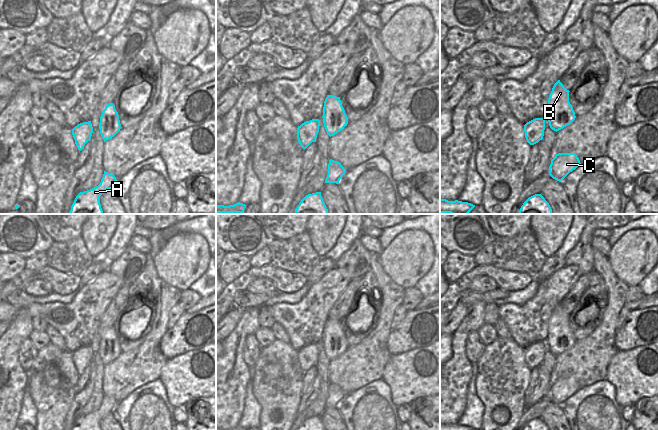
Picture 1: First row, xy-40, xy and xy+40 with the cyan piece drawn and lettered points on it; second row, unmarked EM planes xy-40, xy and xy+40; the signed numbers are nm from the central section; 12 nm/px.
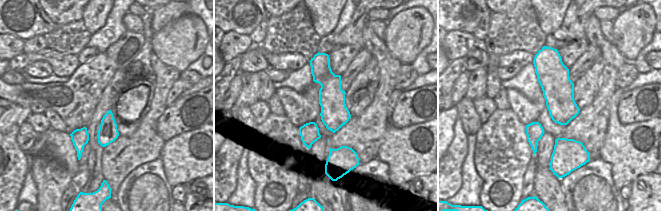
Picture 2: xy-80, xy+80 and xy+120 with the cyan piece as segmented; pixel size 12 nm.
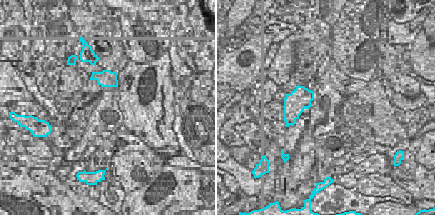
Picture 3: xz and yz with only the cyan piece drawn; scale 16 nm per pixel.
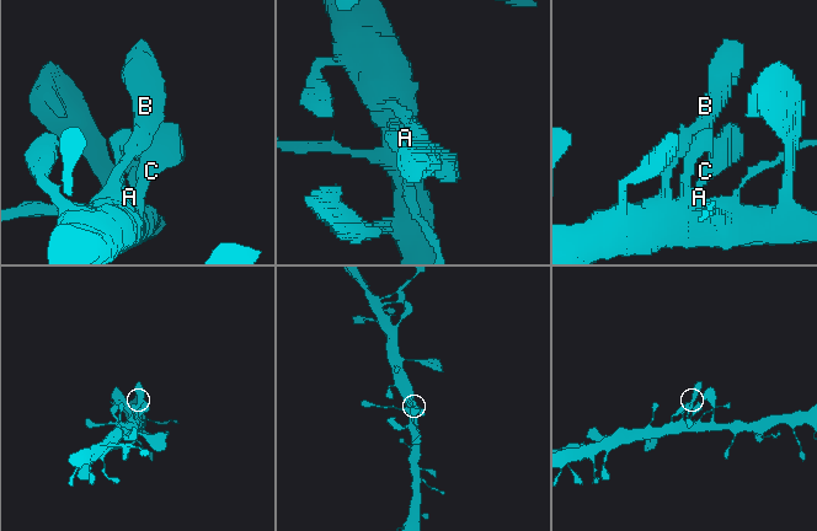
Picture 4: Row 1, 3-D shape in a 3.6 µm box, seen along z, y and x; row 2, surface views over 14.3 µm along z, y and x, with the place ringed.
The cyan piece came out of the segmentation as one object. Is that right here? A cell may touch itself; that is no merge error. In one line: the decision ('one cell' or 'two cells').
one cell

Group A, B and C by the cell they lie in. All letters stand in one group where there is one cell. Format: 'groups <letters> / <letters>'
groups A B C

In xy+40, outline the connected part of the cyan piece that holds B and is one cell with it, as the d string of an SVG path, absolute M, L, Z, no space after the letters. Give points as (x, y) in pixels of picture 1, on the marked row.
M560 80L554 84L548 98L547 116L535 118L524 125L525 138L530 145L543 139L546 119L550 128L556 132L575 120L575 112L569 102L569 92Z

